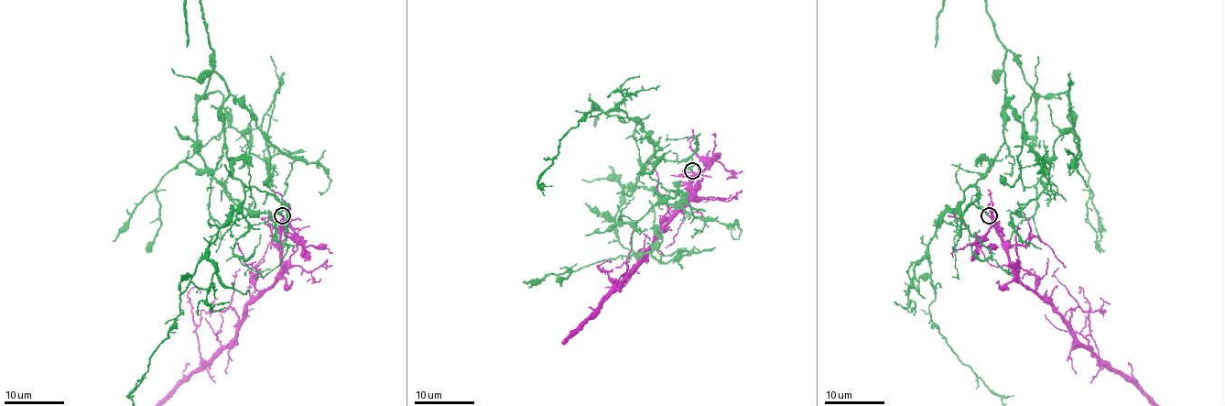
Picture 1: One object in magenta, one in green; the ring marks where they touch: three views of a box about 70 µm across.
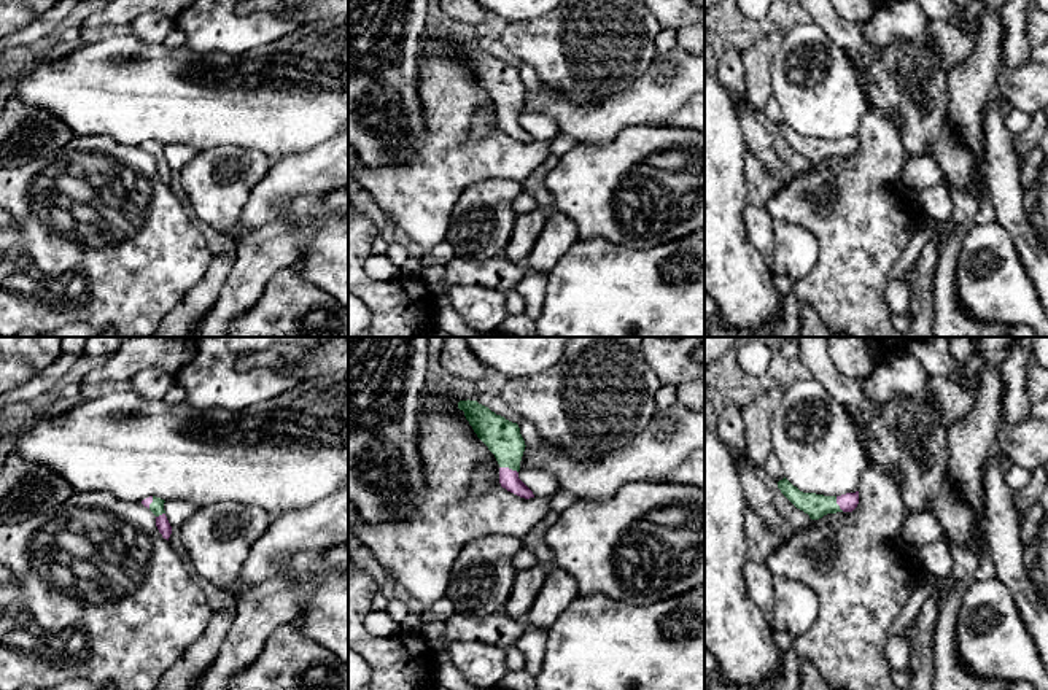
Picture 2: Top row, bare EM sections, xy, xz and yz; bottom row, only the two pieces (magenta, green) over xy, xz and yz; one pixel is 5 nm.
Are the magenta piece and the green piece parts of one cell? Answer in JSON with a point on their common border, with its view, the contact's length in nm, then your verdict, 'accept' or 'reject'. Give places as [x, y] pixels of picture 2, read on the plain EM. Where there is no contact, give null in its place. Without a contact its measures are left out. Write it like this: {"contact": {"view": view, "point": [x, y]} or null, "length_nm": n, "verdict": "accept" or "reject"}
{"contact": {"view": "xz", "point": [508, 112]}, "length_nm": 100, "verdict": "reject"}

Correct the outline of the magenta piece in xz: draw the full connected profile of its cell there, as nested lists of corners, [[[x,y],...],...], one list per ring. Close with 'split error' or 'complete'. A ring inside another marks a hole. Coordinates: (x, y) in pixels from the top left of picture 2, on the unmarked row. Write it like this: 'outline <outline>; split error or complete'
outline [[[499,111],[499,127],[507,135],[530,143],[534,141],[533,135],[518,122],[518,116],[509,111]]]; complete

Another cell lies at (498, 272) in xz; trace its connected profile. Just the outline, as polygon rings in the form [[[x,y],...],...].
[[[504,254],[471,259],[453,256],[447,264],[444,285],[450,289],[456,285],[485,285],[504,294],[515,289],[525,275],[525,266],[509,261]]]

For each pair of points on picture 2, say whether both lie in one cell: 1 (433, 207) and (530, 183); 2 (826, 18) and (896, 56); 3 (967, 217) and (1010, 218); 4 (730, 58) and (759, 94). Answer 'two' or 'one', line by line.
1: two
2: one
3: two
4: two

